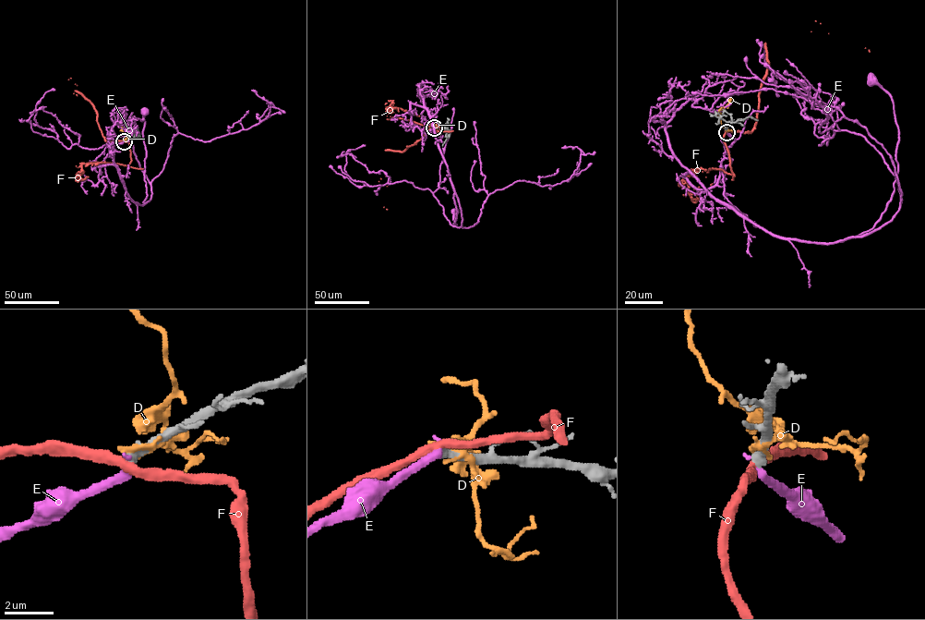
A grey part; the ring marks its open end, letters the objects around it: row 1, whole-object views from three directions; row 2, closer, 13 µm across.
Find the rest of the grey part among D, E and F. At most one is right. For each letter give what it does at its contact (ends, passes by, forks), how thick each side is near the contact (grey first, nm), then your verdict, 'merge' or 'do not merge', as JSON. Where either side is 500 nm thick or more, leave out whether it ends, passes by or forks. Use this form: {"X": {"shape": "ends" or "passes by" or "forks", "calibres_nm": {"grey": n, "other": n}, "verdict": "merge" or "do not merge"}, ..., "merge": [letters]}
{"D": {"shape": "passes by", "calibres_nm": {"grey": 480, "other": 240}, "verdict": "do not merge"}, "E": {"shape": "ends", "calibres_nm": {"grey": 400, "other": 360}, "verdict": "do not merge"}, "F": {"shape": "passes by", "calibres_nm": {"grey": 420, "other": 360}, "verdict": "do not merge"}, "merge": []}

